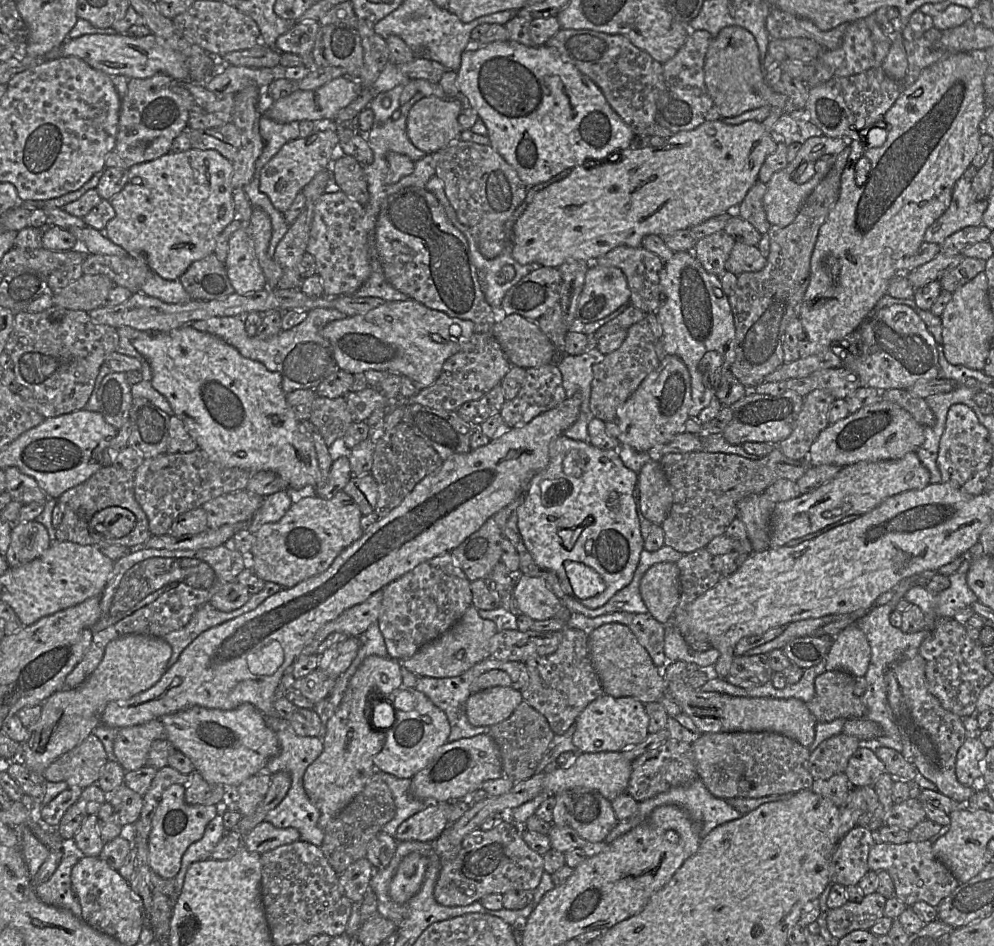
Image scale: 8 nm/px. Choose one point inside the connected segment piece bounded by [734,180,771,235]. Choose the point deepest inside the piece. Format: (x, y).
(751, 209)

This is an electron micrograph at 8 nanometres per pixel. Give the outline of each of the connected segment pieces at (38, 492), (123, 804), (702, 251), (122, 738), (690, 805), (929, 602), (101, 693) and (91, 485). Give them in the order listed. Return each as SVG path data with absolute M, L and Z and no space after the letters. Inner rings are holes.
M10 466L4 471L6 475L6 492L10 494L12 500L18 501L23 505L31 502L46 503L48 496L39 487L34 478L22 473L14 466Z
M123 784L112 793L109 793L108 801L117 814L119 823L124 828L132 828L140 817L143 796Z
M720 230L698 240L692 253L708 273L721 276L734 245L735 240L725 230Z
M160 719L120 728L114 740L116 760L126 772L140 769L147 763L152 744L163 739L166 731Z
M696 778L689 784L671 788L666 792L639 802L639 807L635 814L628 819L618 821L617 825L608 833L604 841L608 844L611 843L617 837L640 824L656 807L662 805L675 805L681 808L689 816L689 818L699 826L699 835L701 838L707 836L716 827L744 816L727 803L726 799L713 796L706 788L702 780L700 778Z
M966 560L960 568L949 576L950 587L939 593L929 592L925 586L912 587L905 598L918 606L925 617L925 629L932 630L939 618L954 618L955 614L978 601L967 584L970 561Z
M129 634L110 641L102 661L82 684L63 688L42 703L39 720L28 727L22 762L30 770L44 775L52 762L79 745L102 724L101 716L109 702L129 699L154 686L168 669L171 655L172 647L163 637Z
M113 465L101 467L87 481L67 490L57 499L58 506L62 506L63 518L55 530L55 540L70 541L80 545L97 545L101 541L107 544L124 545L127 548L143 545L152 536L149 530L148 518L136 501L134 495L134 471L119 469ZM107 507L122 507L130 510L136 517L136 524L132 531L123 537L105 537L90 532L89 523L92 517Z

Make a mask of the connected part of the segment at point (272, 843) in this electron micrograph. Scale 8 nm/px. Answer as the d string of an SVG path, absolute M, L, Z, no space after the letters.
M263 821L242 837L242 845L250 852L262 855L279 846L299 840L300 834L295 828L277 828Z

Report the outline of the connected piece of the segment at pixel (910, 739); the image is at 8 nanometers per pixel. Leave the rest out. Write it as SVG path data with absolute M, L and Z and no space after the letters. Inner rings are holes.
M919 650L896 661L885 675L887 698L897 724L904 758L914 764L929 781L936 784L938 792L967 804L975 787L962 785L956 776L958 750L967 739L962 717L946 710L930 693L926 681L926 662Z

